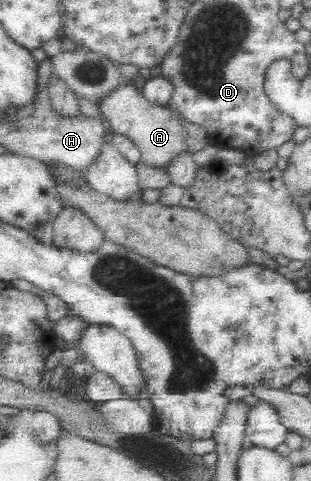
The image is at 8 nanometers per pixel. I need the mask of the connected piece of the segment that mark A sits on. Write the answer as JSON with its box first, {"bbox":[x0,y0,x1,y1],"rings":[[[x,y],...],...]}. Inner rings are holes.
{"bbox":[97,81,184,168],"rings":[[[131,81],[119,85],[99,99],[97,112],[106,121],[112,135],[121,134],[133,141],[141,153],[142,162],[149,166],[164,168],[178,152],[184,151],[179,115],[168,106],[149,103]]]}

